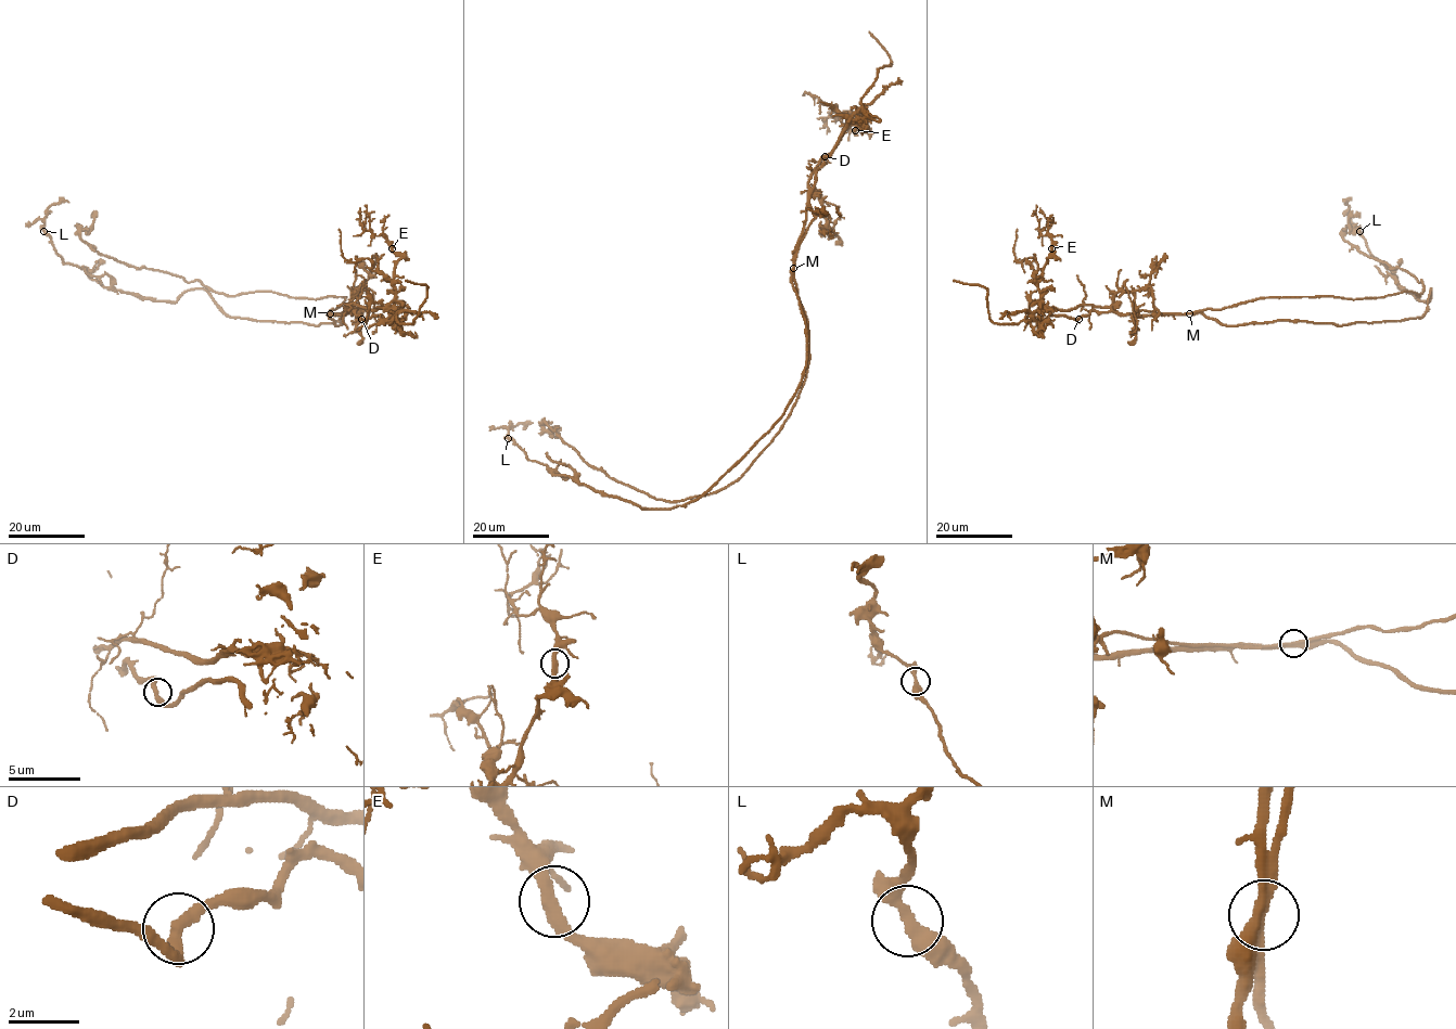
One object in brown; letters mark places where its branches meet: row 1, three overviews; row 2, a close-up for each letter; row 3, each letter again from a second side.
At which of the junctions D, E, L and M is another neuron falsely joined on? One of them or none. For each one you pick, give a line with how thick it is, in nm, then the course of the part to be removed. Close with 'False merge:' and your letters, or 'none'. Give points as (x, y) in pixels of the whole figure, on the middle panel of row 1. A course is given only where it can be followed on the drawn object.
M: calibre 380 nm; course (794, 268), (806, 377), (779, 433), (740, 477), (664, 501), (594, 468), (545, 421), (558, 426), (554, 438)
False merge: M

